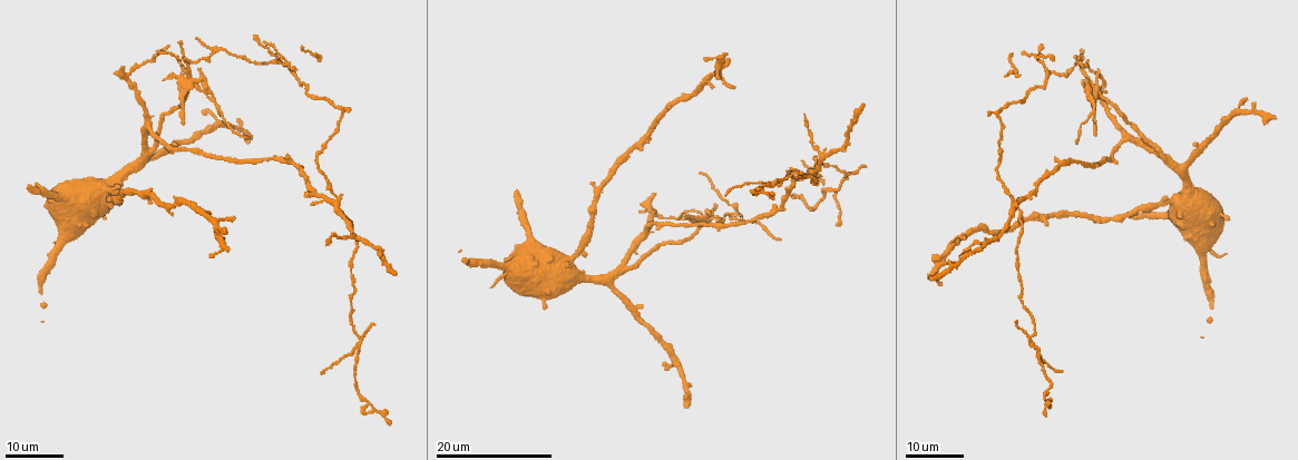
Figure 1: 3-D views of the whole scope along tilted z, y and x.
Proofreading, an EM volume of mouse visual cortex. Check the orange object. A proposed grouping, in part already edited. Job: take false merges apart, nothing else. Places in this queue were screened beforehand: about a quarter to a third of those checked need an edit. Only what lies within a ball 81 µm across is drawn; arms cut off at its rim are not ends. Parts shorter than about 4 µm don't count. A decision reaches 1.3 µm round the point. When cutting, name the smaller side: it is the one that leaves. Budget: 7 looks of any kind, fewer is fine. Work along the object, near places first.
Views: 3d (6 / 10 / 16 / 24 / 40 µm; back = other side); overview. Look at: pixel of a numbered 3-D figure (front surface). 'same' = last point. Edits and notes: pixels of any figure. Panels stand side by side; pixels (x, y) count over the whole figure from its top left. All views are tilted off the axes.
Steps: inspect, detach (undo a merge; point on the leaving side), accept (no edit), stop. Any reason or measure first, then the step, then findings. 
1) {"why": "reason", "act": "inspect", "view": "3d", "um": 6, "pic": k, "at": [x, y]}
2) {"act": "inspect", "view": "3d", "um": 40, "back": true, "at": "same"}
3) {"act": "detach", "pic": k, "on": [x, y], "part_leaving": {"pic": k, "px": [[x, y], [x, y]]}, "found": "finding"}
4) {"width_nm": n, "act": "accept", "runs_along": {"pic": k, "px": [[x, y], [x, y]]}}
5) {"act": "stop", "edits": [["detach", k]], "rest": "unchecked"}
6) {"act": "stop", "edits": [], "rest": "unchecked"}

{"why": "four or more arms meet", "act": "inspect", "view": "3d", "um": 16, "pic": 1, "at": [1011, 205]}

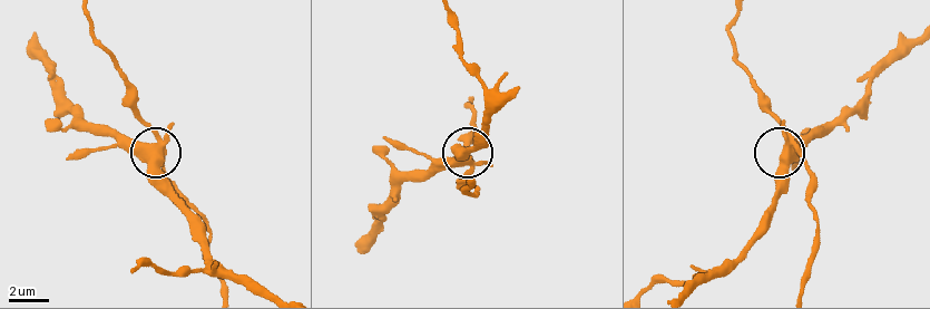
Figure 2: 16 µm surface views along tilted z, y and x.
{"why": "zoom in", "act": "inspect", "view": "3d", "um": 6, "pic": 2, "at": [787, 149]}

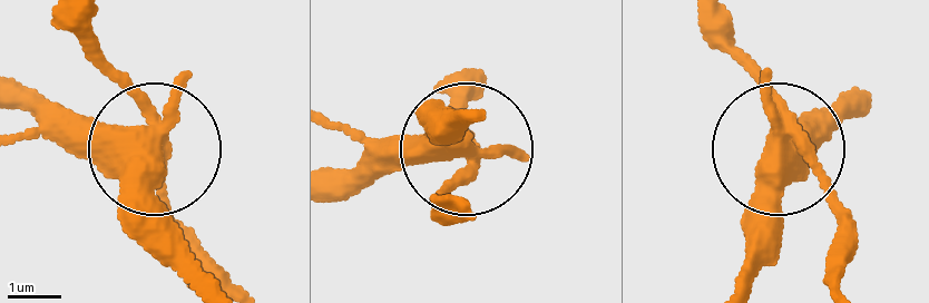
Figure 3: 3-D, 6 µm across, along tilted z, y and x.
{"act": "accept", "runs_along": {"pic": 3, "px": [[847, 89], [786, 136], [854, 228]]}, "found": "all the same neuron"}

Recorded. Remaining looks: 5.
{"why": "four or more arms meet", "act": "inspect", "view": "3d", "um": 16, "pic": 1, "at": [188, 81]}

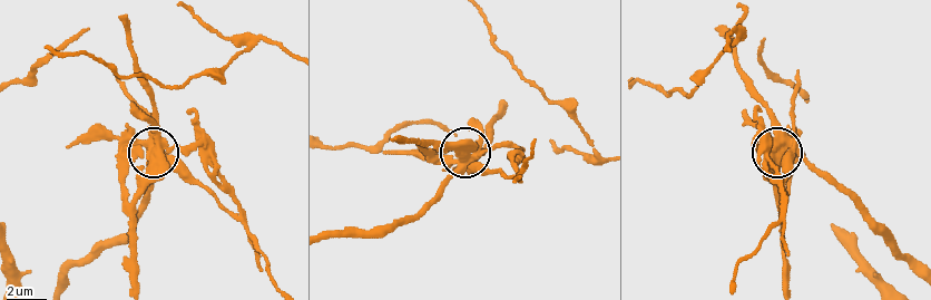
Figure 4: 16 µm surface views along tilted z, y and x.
{"why": "closer look", "act": "inspect", "view": "3d", "um": 10, "pic": 4, "at": [159, 144]}

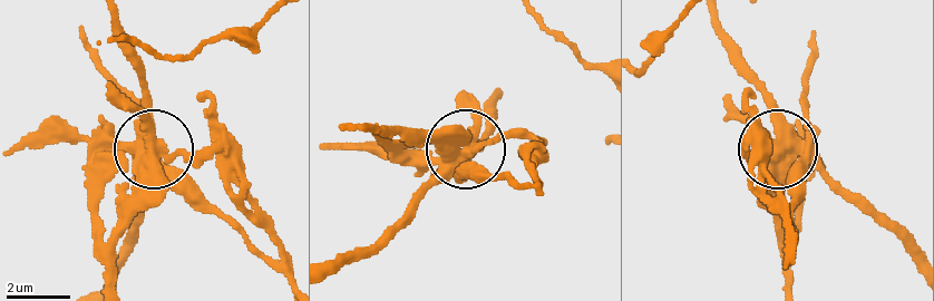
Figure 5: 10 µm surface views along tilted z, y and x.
{"width_nm": 440, "act": "detach", "pic": 5, "on": [153, 182], "found": "a second neuron is stuck on"}

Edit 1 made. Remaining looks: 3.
{"act": "inspect", "view": "overview"}

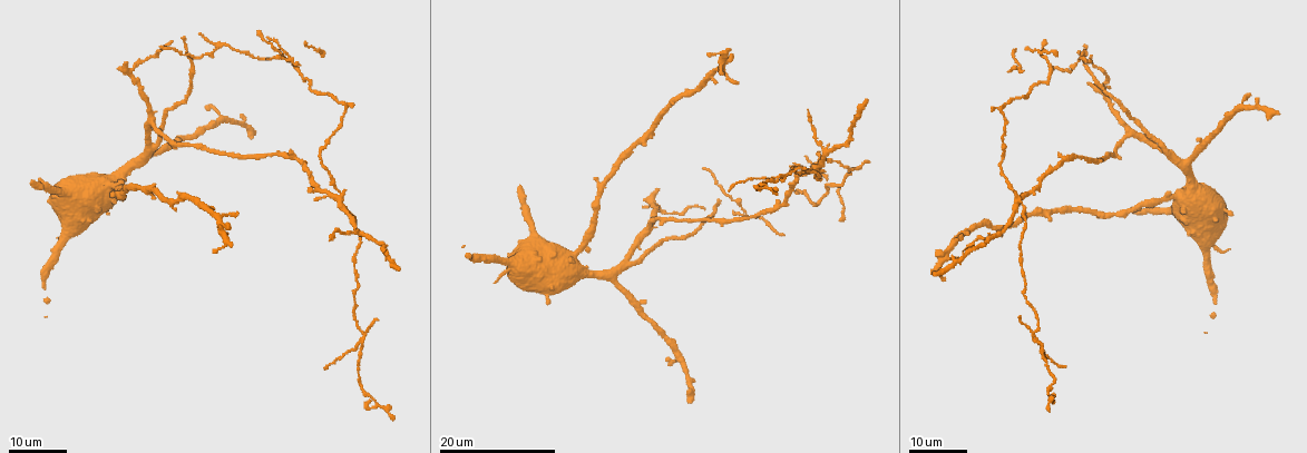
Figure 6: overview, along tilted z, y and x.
{"act": "inspect", "view": "3d", "um": 16, "pic": 6, "at": [156, 145]}

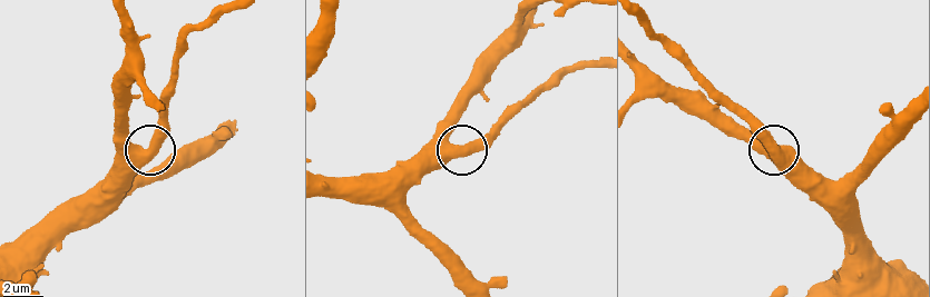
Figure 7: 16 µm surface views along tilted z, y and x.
{"act": "inspect", "view": "3d", "um": 10, "pic": 7, "at": [781, 158]}

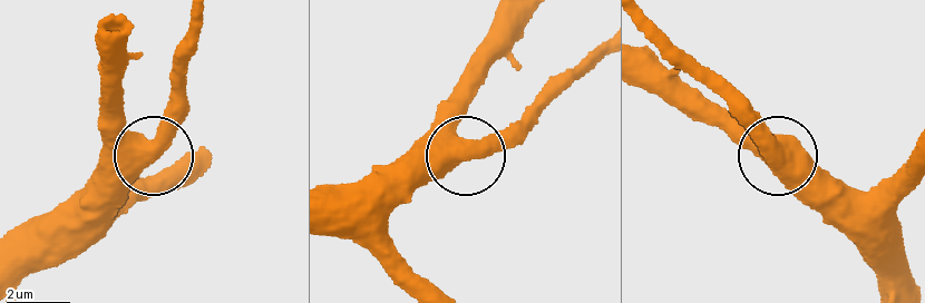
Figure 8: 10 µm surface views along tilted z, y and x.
{"act": "accept", "found": "continuous, no second neuron"}

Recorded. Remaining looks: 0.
{"act": "stop", "edits": [["detach", 5]], "rest": "unchecked"}

